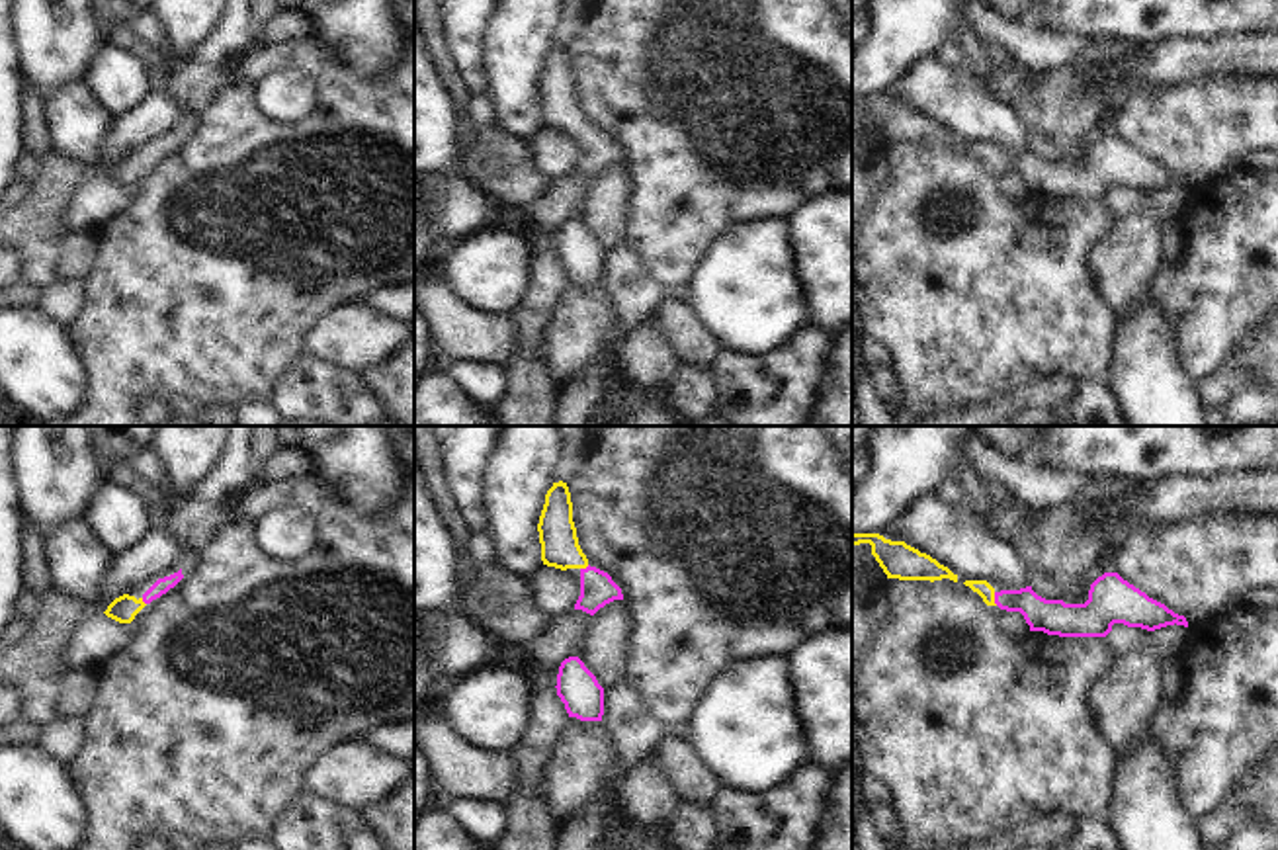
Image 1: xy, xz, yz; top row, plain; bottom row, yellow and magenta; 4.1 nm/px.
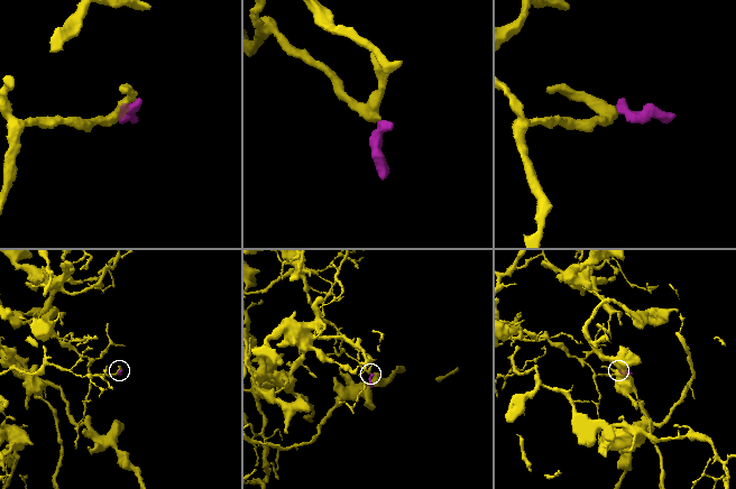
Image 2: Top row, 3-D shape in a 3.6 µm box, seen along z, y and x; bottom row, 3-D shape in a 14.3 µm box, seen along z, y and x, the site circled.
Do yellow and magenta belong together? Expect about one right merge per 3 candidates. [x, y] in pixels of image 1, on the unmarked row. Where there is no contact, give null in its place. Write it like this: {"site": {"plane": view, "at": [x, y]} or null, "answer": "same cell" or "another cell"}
{"site": {"plane": "yz", "at": [993, 161]}, "answer": "same cell"}

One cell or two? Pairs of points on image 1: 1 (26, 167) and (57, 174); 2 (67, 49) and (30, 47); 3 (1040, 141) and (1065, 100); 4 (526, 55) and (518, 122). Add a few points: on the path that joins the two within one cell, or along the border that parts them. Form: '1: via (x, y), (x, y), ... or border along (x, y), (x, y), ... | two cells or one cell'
1: border along (40, 159), (40, 170), (28, 182) | two cells
2: via (57, 45), (40, 47) | one cell
3: border along (1030, 127), (1056, 141) | two cells
4: via (524, 71), (524, 106) | one cell

